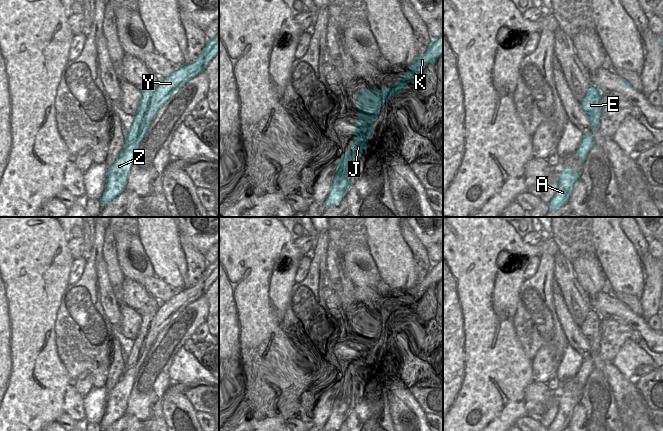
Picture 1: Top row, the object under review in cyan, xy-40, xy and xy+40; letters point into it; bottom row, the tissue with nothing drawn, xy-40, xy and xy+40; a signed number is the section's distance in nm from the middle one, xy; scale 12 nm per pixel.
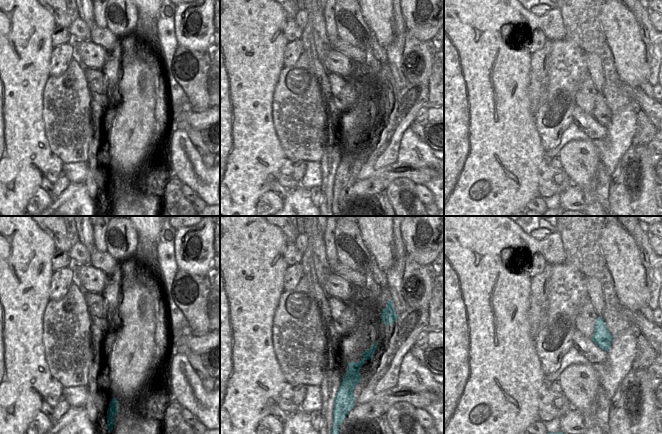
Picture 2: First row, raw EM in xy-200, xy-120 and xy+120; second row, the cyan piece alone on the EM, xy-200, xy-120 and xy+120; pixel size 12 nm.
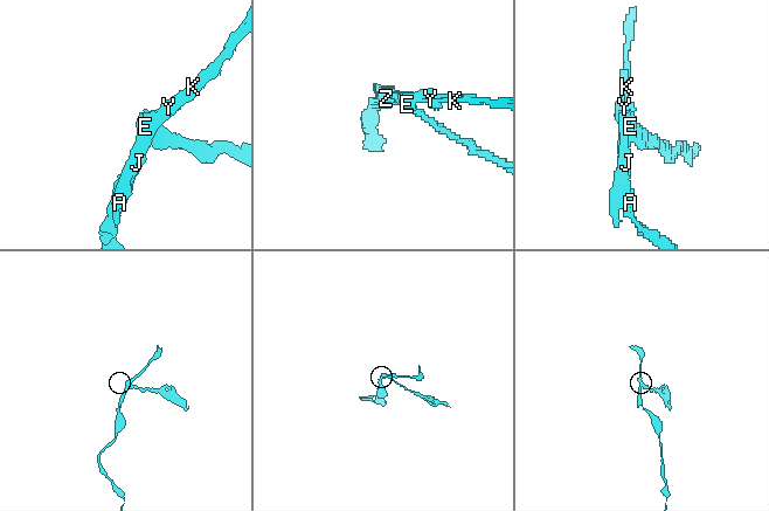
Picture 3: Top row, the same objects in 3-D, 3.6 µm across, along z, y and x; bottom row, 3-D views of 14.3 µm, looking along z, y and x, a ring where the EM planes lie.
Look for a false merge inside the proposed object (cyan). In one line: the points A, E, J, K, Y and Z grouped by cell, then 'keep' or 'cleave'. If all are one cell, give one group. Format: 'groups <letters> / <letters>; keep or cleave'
groups A J K Y Z / E; cleave

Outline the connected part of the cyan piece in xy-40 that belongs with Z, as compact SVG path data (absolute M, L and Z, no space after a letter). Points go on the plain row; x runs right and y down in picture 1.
M219 257L213 264L209 264L206 267L201 278L193 287L183 288L179 294L162 304L155 314L143 341L141 343L133 343L133 347L126 357L125 371L108 393L105 413L99 424L101 431L107 429L112 423L124 416L134 380L158 333L191 302L203 296L218 277Z

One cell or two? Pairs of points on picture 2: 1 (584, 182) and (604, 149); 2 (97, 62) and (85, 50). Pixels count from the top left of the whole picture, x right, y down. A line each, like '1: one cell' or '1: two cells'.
1: two cells
2: one cell

